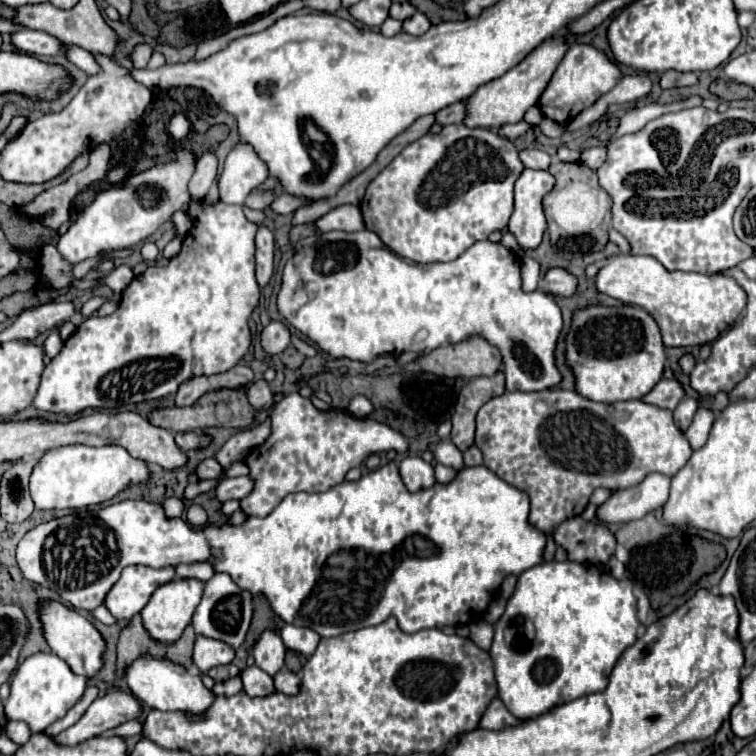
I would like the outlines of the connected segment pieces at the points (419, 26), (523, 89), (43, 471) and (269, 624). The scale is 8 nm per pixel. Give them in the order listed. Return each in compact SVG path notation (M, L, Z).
M416 12L412 18L408 18L408 20L404 22L402 30L408 32L408 34L412 34L412 36L422 36L430 26L432 26L430 20L428 20L422 12Z
M564 30L564 34L556 32L554 36L546 38L540 46L536 46L518 66L510 68L504 76L480 86L466 102L468 116L464 120L466 126L482 126L482 128L500 128L502 124L516 124L524 118L526 110L536 106L542 92L546 90L554 70L562 62L564 54L568 52L570 42L576 42L578 34L570 34Z
M62 446L48 450L40 458L30 476L30 494L38 510L86 508L116 498L130 484L144 484L148 480L148 464L132 458L122 446Z
M254 596L254 618L252 618L252 624L250 624L250 630L246 636L248 650L252 650L252 646L260 638L260 634L268 628L280 630L280 620L278 620L278 616L272 614L270 604L262 596Z

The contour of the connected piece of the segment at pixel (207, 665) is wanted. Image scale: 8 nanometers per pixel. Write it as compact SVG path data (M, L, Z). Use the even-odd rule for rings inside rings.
M198 636L194 642L194 664L200 668L200 672L206 672L214 666L230 664L232 658L234 658L234 650L224 642L202 636Z

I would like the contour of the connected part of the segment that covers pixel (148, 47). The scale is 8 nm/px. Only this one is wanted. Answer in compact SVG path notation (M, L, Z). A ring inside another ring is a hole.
M148 40L146 44L142 44L134 50L134 68L146 68L146 64L152 56L152 44L154 44L154 40Z

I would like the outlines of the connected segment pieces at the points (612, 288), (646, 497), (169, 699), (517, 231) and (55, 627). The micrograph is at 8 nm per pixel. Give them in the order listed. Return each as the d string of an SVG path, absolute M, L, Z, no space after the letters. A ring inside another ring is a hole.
M620 254L610 258L608 264L600 268L596 286L602 294L608 294L624 304L636 304L650 312L660 326L664 344L668 346L694 346L712 342L746 308L746 292L730 276L708 276L680 270L668 272L658 260L646 256Z
M650 472L640 484L632 488L614 490L612 496L598 508L598 520L612 524L644 518L648 512L654 512L668 502L668 488L670 476Z
M142 656L138 658L128 670L124 680L128 682L130 690L142 700L146 702L150 708L156 710L166 710L166 712L184 712L188 718L192 720L200 720L204 718L204 714L208 712L208 708L214 704L216 696L212 690L208 690L202 684L200 676L192 676L186 668L172 664L170 660L156 660L150 656Z
M524 168L514 186L514 214L508 222L508 230L516 236L524 250L532 250L540 244L546 230L546 218L542 210L542 198L554 186L554 176L548 170Z
M48 602L42 606L42 622L44 622L44 630L46 630L46 640L52 648L52 652L58 654L62 660L66 660L74 674L90 680L102 670L106 640L84 616L80 616L76 610L66 608L60 602Z

